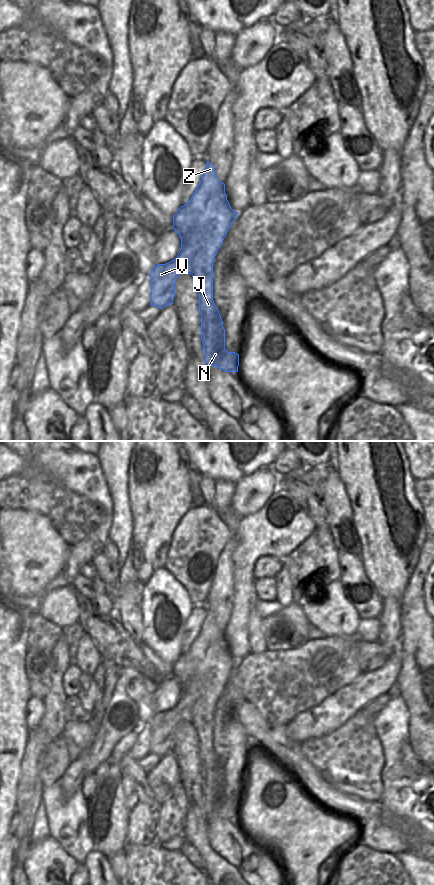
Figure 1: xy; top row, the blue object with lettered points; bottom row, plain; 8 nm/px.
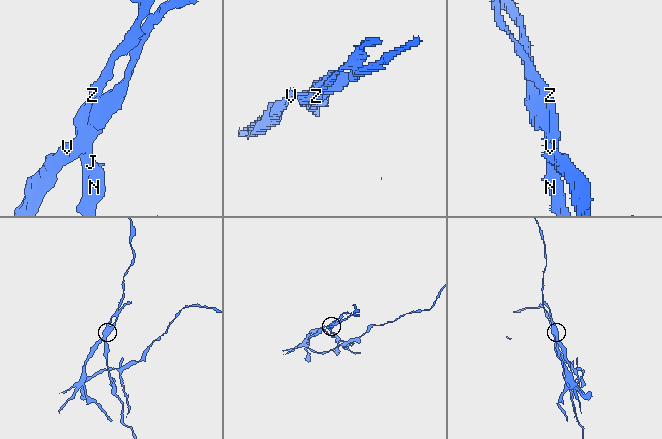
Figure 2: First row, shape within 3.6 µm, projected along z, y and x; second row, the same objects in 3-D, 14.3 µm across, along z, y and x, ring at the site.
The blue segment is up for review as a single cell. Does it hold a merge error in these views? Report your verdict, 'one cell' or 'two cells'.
two cells

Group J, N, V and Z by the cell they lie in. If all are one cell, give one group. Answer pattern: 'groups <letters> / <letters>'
groups J N Z / V

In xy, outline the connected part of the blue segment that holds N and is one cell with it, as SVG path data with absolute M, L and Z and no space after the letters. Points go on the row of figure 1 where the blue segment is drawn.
M207 161L207 167L191 199L173 216L172 228L184 242L197 223L201 222L205 245L193 259L191 275L199 293L205 367L208 370L210 366L216 366L226 372L238 372L239 354L225 349L225 329L213 301L213 263L232 217L225 184L219 181L215 167Z

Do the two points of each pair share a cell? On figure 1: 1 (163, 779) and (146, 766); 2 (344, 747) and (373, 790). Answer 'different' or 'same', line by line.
1: different
2: same

